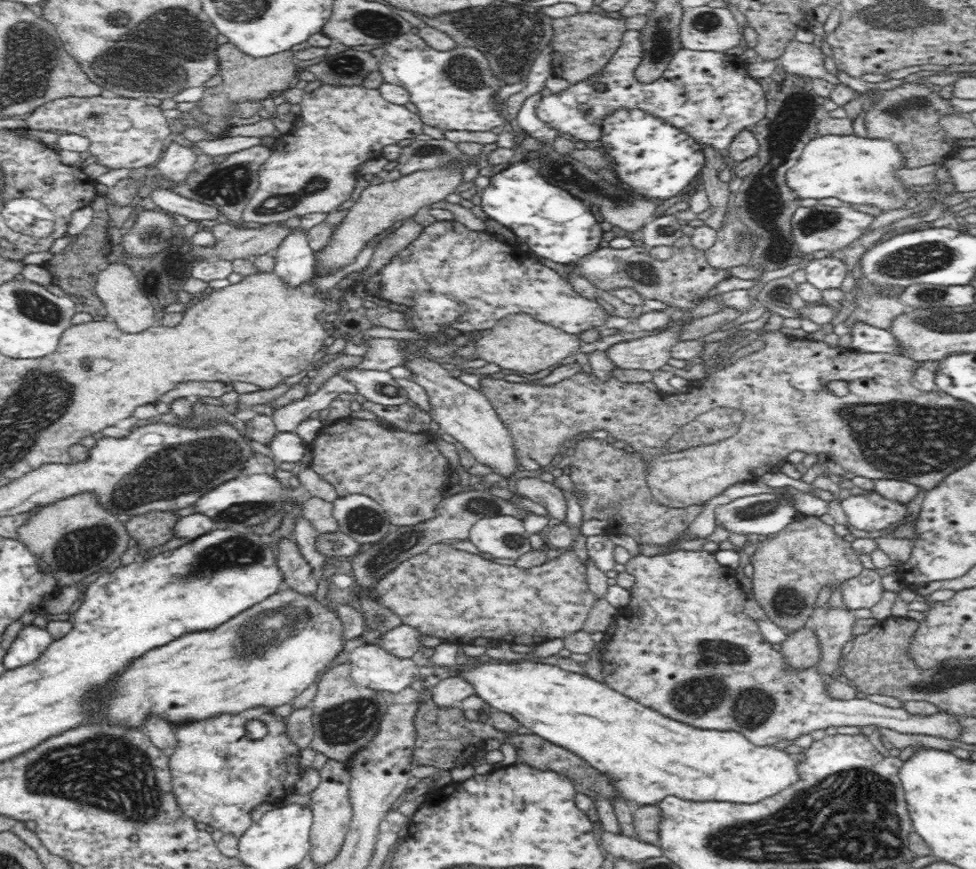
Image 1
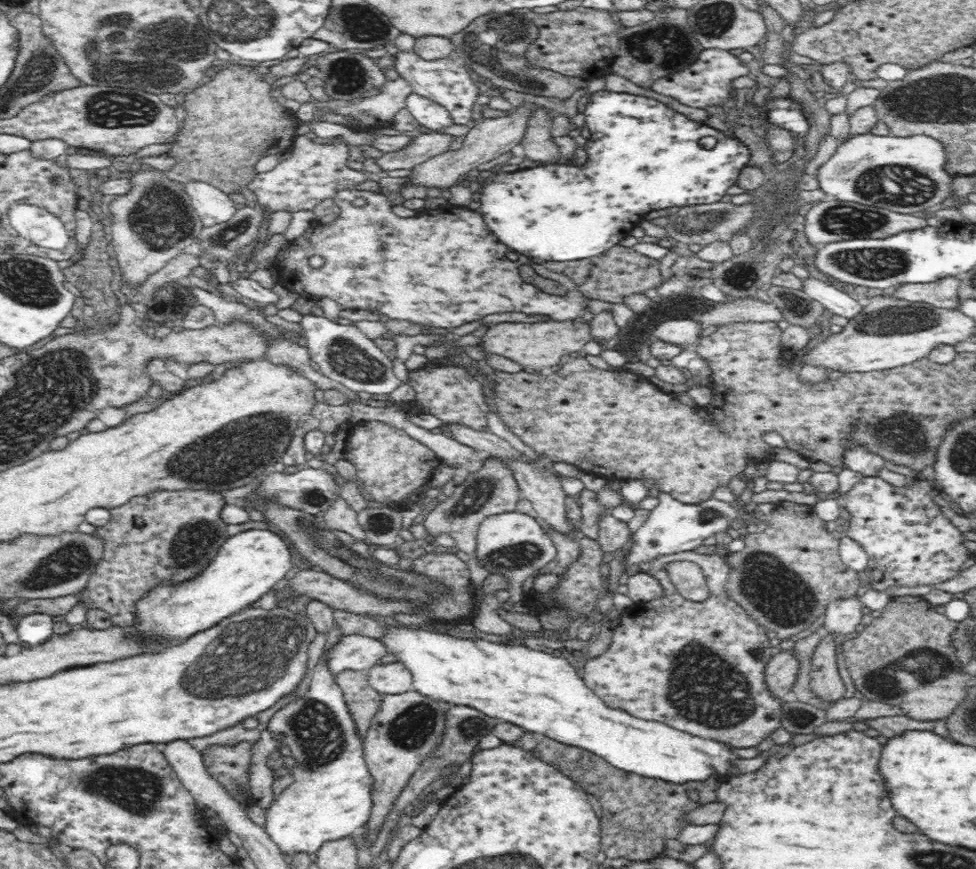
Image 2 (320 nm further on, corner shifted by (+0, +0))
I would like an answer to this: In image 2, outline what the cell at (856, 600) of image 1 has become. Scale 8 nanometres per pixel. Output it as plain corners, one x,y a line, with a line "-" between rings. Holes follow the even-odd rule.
856,596
838,599
828,604
824,614
823,628
827,633
850,634
861,624
862,603

